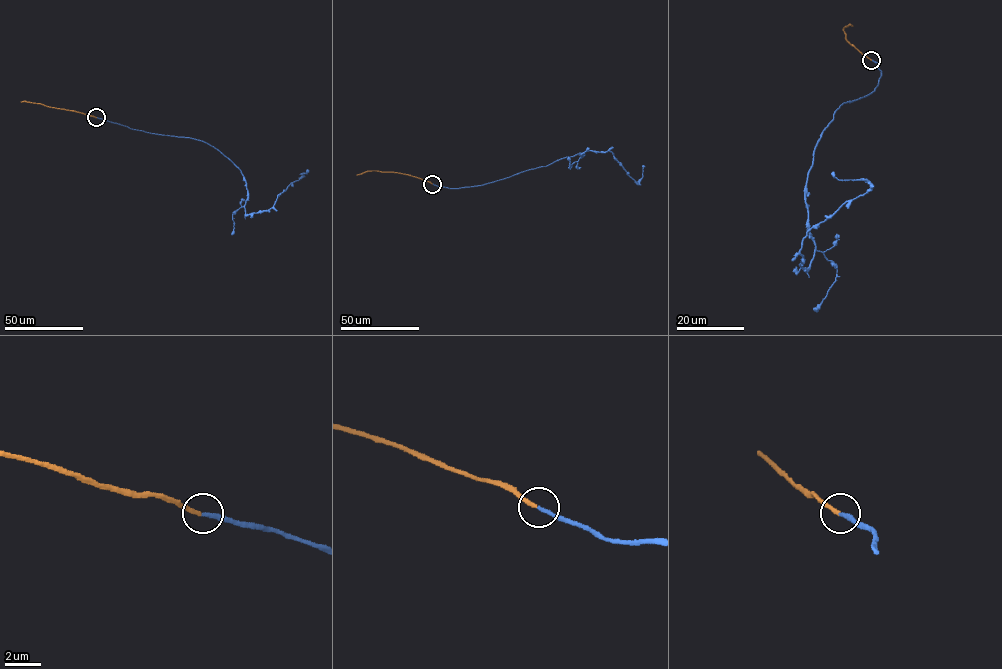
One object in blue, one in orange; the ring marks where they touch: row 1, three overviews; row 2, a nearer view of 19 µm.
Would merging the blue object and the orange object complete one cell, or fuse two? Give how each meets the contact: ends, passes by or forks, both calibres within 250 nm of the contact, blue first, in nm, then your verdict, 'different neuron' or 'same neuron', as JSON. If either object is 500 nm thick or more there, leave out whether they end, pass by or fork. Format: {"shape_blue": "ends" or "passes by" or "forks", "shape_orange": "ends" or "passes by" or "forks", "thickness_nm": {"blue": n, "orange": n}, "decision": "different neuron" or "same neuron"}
{"shape_blue": "ends", "shape_orange": "ends", "thickness_nm": {"blue": 240, "orange": 240}, "decision": "same neuron"}

